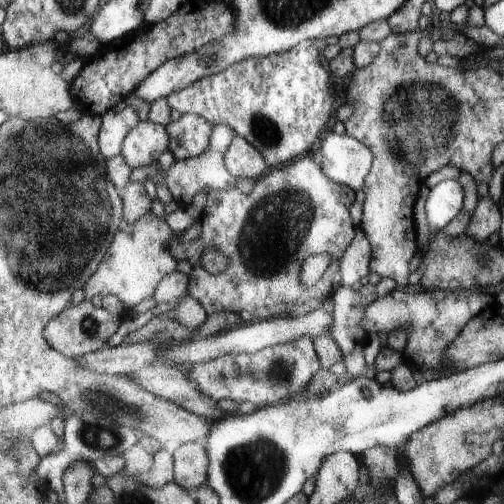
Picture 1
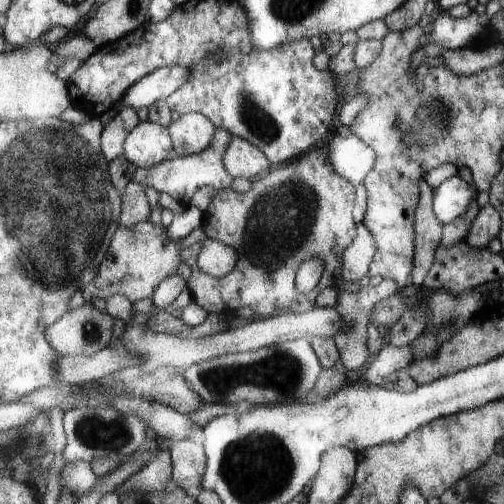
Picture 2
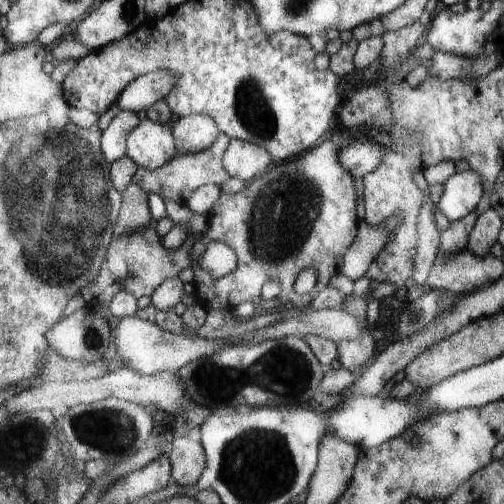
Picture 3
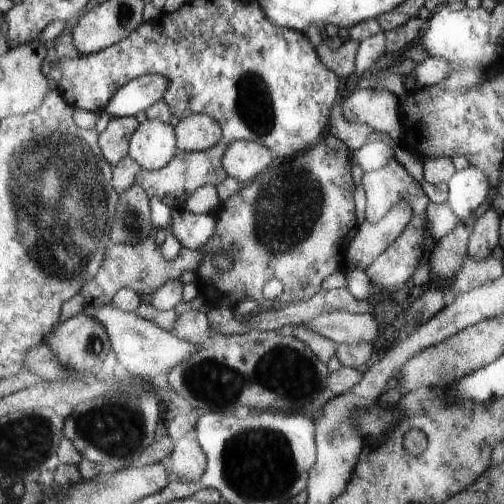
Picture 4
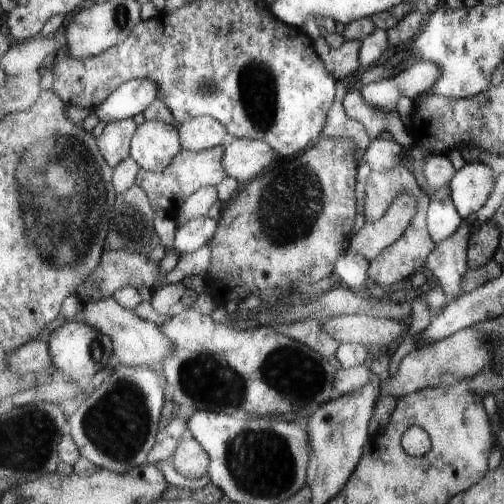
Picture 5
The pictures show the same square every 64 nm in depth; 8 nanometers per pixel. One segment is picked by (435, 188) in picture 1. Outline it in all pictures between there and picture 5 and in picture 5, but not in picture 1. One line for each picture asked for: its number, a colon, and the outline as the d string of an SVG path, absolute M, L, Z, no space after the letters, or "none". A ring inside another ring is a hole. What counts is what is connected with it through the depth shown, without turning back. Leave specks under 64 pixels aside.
2: M453 176L445 182L441 182L437 188L433 188L431 198L431 214L433 218L445 226L453 222L455 218L463 216L475 190L459 176Z
3: M457 172L441 186L441 198L435 204L435 212L443 214L449 222L457 222L475 210L475 204L485 194L477 174Z
4: M473 166L455 172L445 186L447 198L443 200L443 206L447 206L447 210L451 210L457 220L471 216L477 206L487 202L487 196L491 192L487 176Z
5: M467 162L453 174L447 184L449 200L463 220L467 220L469 214L475 214L485 204L493 182L493 172L481 162Z

